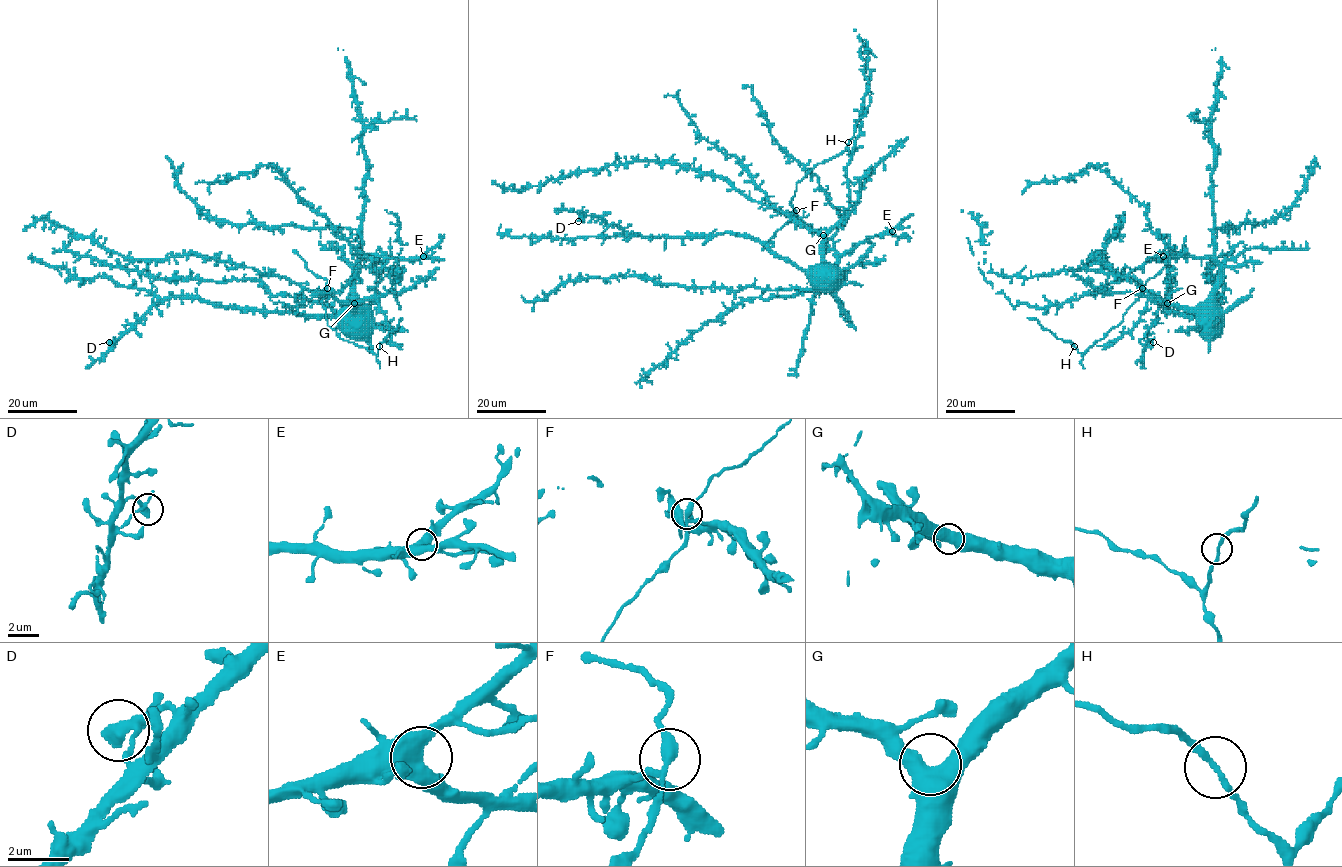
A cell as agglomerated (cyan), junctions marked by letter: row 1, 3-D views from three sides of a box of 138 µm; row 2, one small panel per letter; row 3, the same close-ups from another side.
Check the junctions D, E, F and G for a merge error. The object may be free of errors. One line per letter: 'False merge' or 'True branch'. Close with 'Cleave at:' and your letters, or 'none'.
D: True branch
E: True branch
F: True branch
G: True branch
Cleave at: none

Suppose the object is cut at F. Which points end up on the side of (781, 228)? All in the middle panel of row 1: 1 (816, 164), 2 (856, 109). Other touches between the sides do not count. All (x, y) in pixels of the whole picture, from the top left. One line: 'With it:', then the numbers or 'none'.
With it: 1

